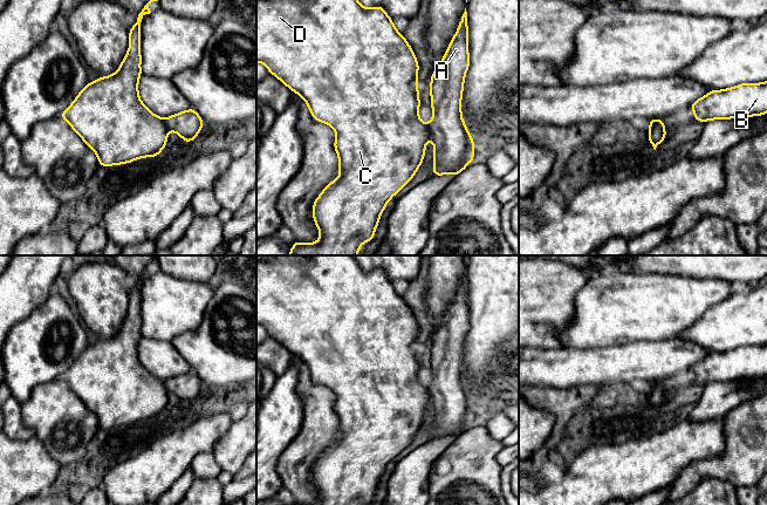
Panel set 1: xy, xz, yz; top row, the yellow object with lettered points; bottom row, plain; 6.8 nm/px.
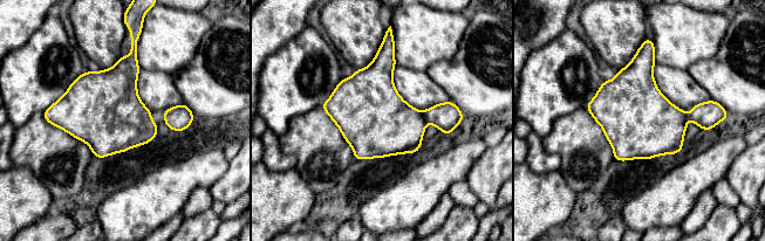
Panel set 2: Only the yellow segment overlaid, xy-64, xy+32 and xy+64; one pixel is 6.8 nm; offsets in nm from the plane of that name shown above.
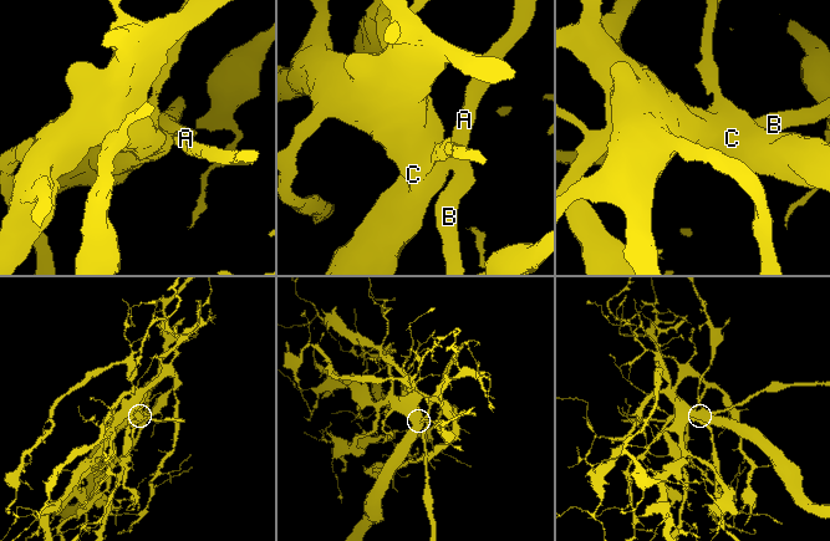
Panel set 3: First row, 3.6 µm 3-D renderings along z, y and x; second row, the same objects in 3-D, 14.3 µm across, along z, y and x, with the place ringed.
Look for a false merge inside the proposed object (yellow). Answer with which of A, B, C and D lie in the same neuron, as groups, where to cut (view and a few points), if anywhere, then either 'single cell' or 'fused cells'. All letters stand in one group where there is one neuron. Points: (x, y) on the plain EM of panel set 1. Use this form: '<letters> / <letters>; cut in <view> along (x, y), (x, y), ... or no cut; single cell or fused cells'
A B / C D; cut in xy along (163, 382), (169, 391); fused cells

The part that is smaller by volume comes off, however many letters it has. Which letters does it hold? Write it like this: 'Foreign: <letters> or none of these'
Foreign: A, B

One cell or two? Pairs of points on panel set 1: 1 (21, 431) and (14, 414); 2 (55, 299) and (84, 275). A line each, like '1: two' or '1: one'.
1: one
2: two

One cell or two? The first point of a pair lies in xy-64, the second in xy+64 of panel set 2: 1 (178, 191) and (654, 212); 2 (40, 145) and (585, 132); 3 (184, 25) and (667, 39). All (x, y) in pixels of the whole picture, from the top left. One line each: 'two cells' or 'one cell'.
1: one cell
2: one cell
3: one cell

